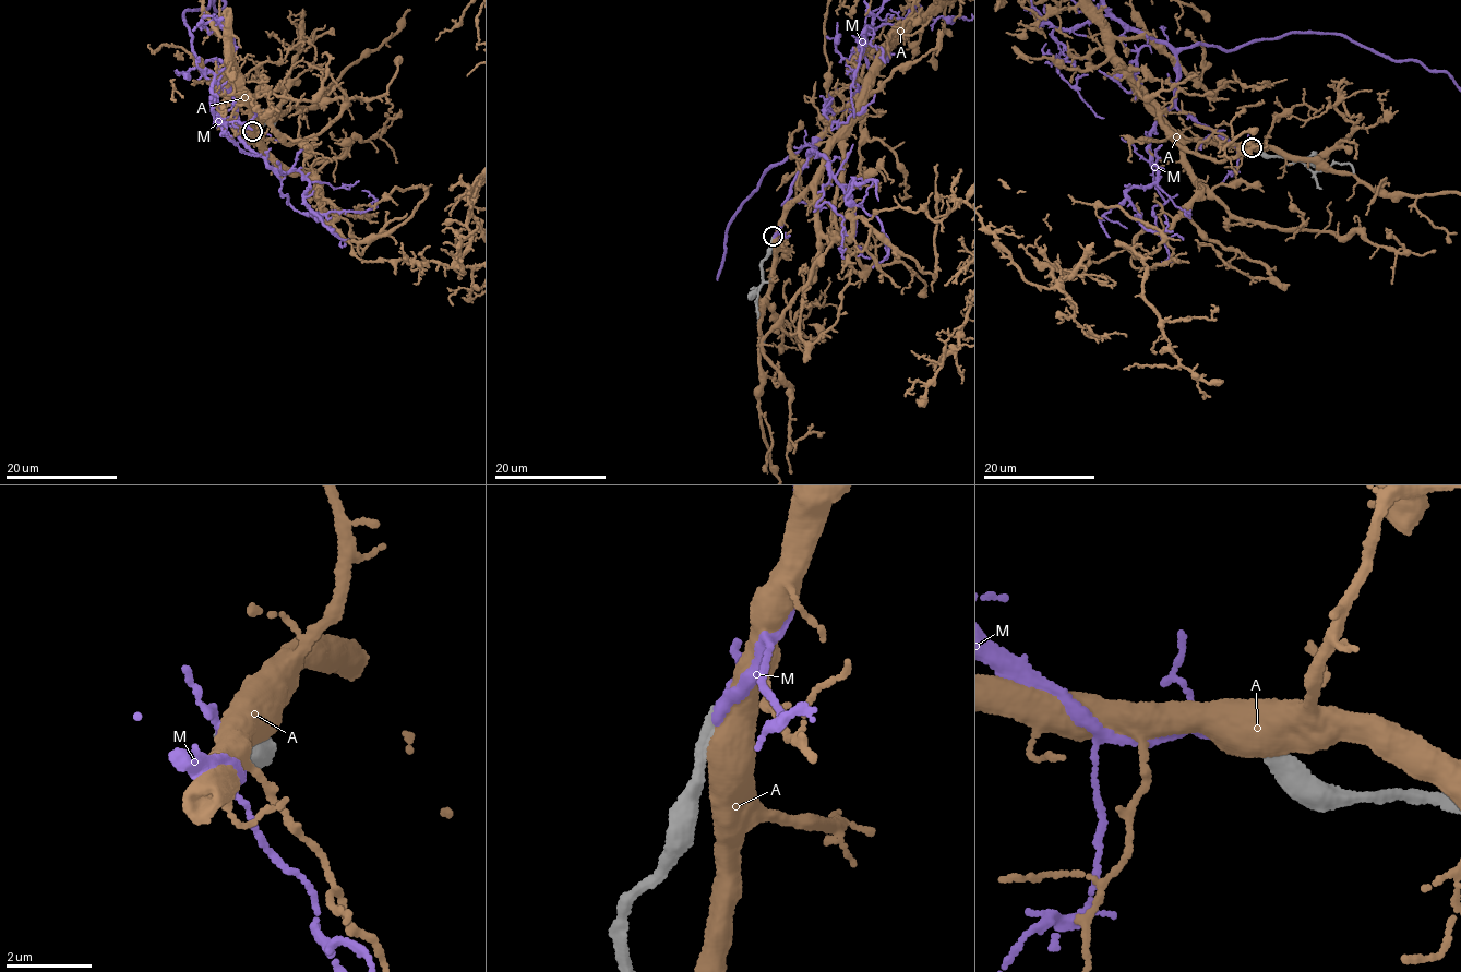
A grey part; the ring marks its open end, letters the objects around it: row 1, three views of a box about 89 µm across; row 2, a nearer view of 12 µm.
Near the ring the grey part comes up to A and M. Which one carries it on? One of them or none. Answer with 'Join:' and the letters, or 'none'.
Join: M

